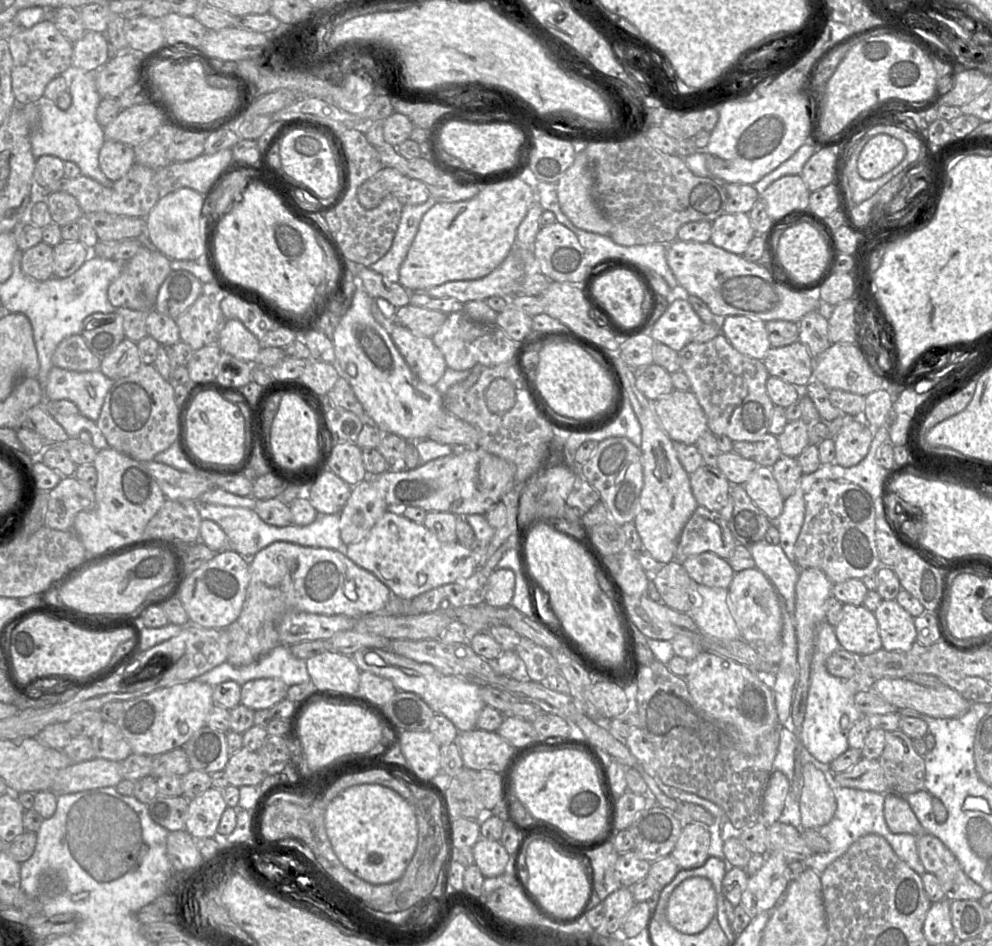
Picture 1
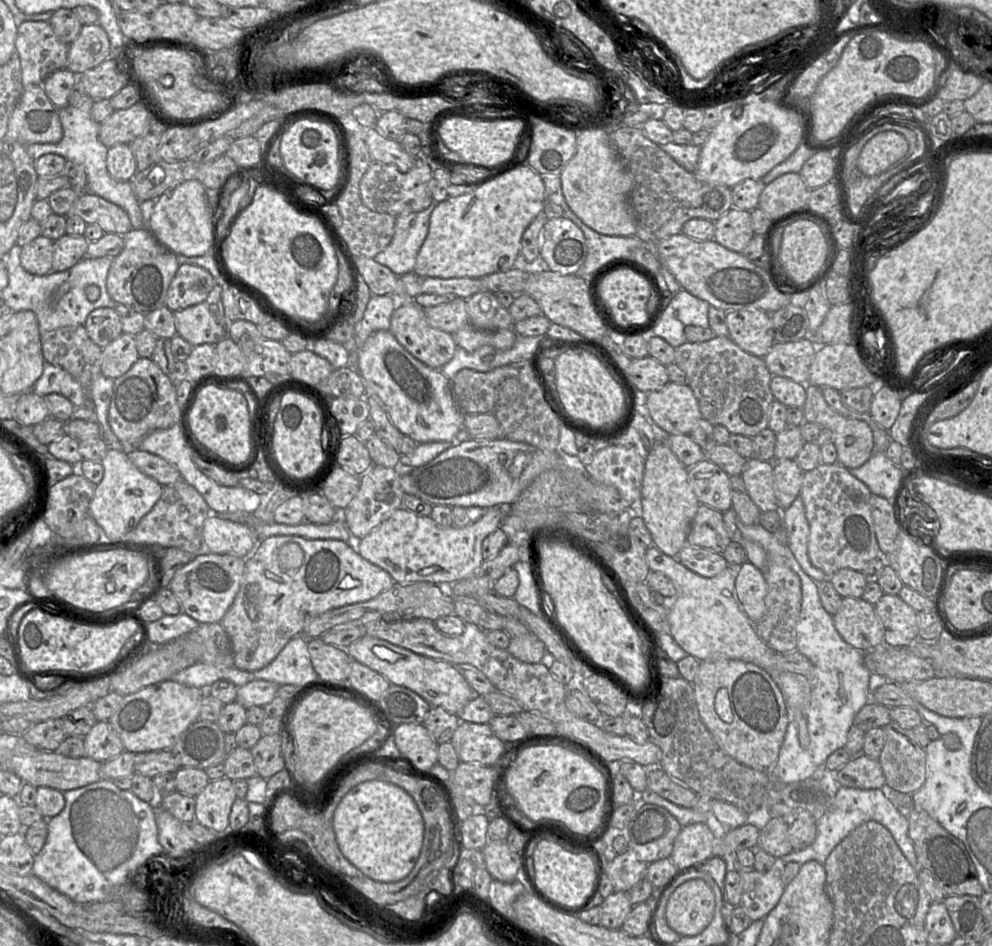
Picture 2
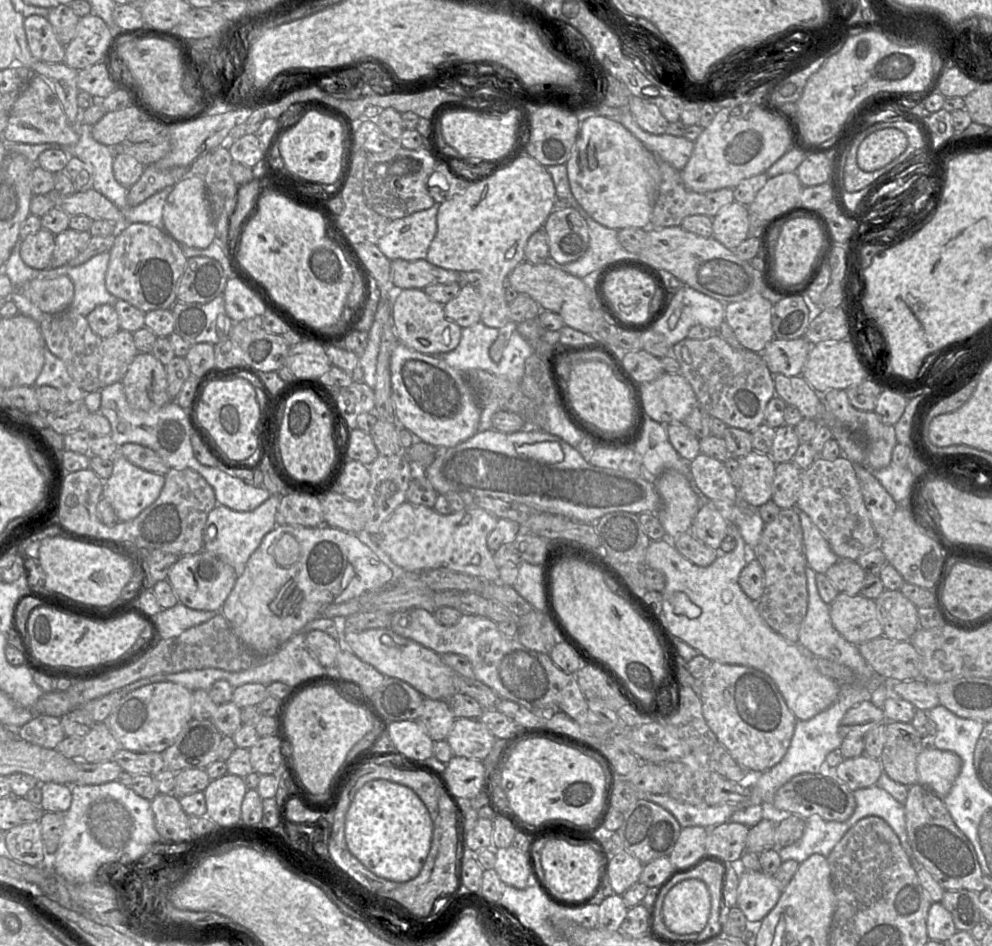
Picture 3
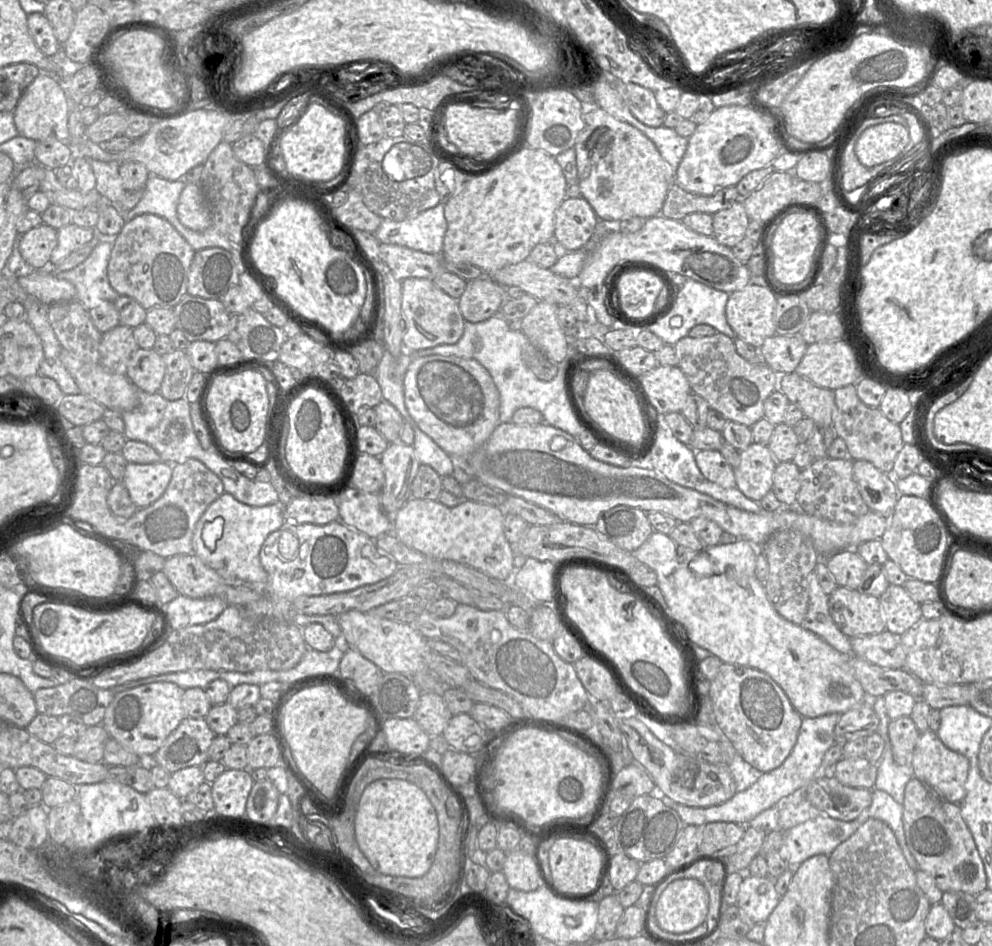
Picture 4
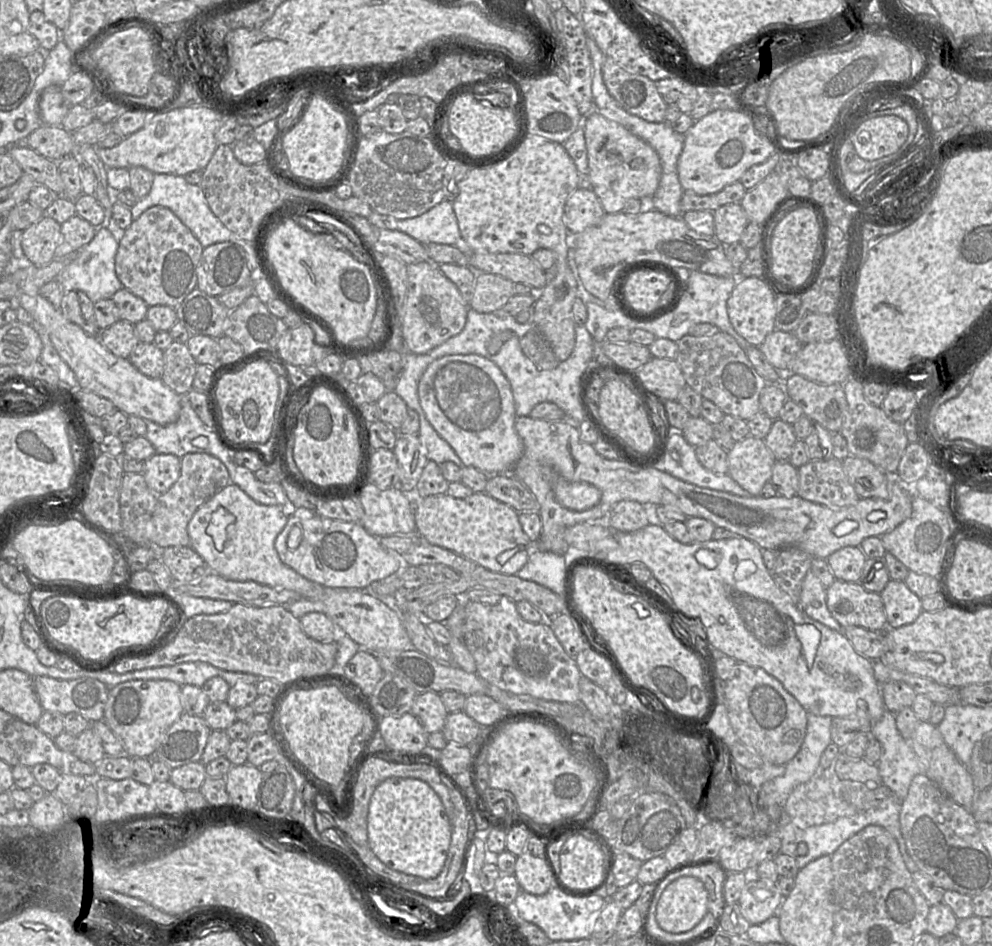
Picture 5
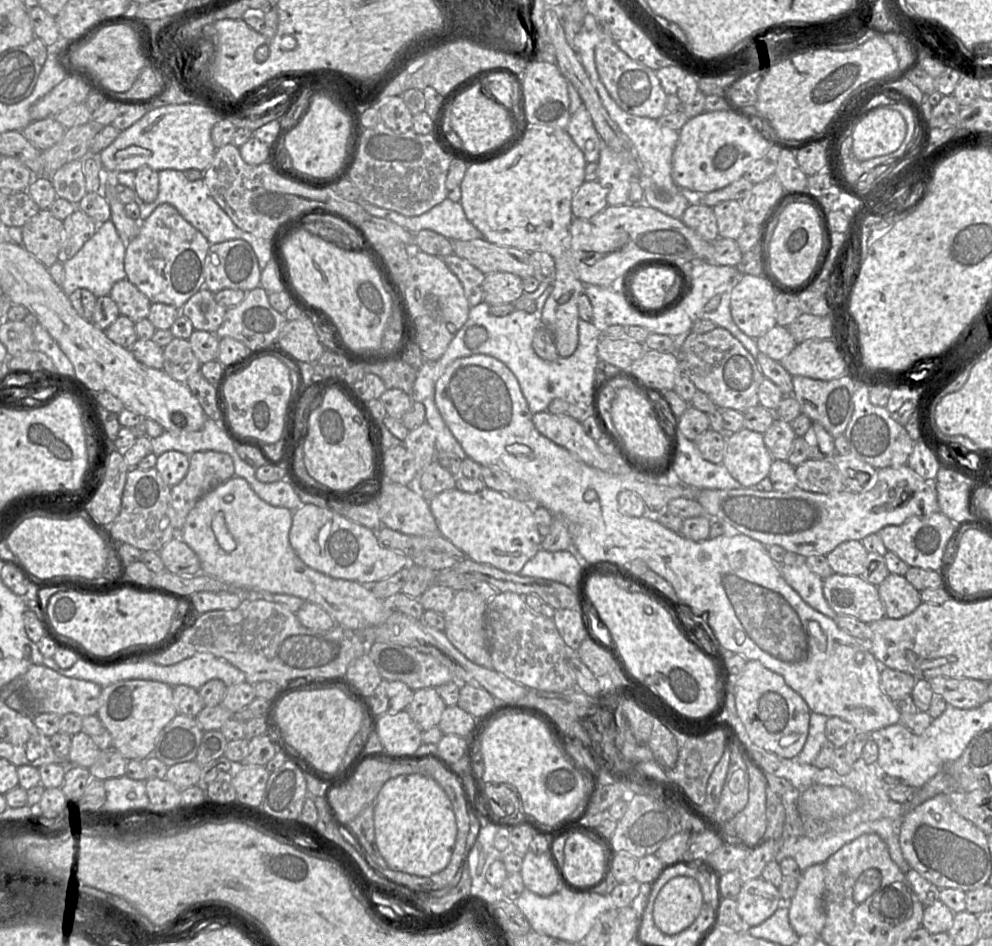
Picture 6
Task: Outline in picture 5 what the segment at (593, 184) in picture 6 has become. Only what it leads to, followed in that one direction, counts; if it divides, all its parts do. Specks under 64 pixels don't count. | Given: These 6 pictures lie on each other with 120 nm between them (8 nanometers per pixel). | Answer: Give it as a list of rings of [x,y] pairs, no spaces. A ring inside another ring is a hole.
[[[578,188],[566,201],[563,221],[568,231],[577,235],[597,225],[605,214],[592,189]]]

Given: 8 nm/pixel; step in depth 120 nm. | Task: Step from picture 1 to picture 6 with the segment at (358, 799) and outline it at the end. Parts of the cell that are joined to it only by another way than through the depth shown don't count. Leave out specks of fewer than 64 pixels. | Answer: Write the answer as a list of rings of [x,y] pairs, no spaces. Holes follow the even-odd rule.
[[[402,774],[389,779],[374,801],[374,836],[377,849],[395,871],[429,877],[450,862],[457,835],[452,803],[445,790],[432,778]]]

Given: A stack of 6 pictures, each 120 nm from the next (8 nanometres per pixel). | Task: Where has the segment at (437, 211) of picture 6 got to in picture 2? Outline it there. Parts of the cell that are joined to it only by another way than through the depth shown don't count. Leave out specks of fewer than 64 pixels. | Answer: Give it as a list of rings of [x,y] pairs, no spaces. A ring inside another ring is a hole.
[[[440,202],[420,212],[396,216],[394,235],[389,245],[374,257],[375,262],[389,268],[396,276],[413,272],[418,252],[429,229],[429,219]]]

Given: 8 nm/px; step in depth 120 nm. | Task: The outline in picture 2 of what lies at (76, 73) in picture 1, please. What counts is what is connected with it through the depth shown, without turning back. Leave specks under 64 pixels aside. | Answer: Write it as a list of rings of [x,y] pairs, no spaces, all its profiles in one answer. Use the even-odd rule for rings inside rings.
[[[83,95],[79,103],[58,109],[59,119],[63,128],[61,141],[58,143],[28,144],[26,145],[27,152],[34,160],[37,160],[44,154],[54,153],[61,155],[66,161],[80,164],[87,174],[86,191],[98,195],[122,208],[128,214],[134,229],[144,228],[141,203],[134,194],[131,181],[116,180],[107,170],[106,159],[109,148],[99,139],[100,123],[97,123],[91,115],[93,103],[93,98],[89,95]]]

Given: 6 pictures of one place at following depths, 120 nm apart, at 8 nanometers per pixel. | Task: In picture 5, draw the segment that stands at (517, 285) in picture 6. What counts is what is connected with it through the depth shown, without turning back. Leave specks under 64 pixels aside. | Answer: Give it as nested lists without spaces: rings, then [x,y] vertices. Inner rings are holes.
[[[477,273],[476,286],[469,308],[478,313],[493,313],[515,294],[515,283],[495,274]]]

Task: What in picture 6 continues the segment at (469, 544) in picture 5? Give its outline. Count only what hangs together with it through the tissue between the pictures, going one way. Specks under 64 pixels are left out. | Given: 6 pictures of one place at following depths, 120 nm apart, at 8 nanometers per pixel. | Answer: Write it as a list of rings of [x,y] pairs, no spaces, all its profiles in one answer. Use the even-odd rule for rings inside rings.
[[[454,488],[438,494],[429,501],[429,506],[440,534],[460,549],[467,558],[478,563],[519,574],[524,565],[542,549],[543,538],[538,531],[531,503],[515,500],[490,488],[484,488],[476,493],[467,493]]]

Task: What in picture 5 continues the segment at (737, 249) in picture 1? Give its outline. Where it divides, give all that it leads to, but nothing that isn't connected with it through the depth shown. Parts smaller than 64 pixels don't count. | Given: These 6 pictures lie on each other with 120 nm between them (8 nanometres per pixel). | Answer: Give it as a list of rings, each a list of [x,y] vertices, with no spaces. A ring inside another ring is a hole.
[[[728,203],[713,211],[715,236],[723,243],[740,242],[748,216],[740,203]]]

